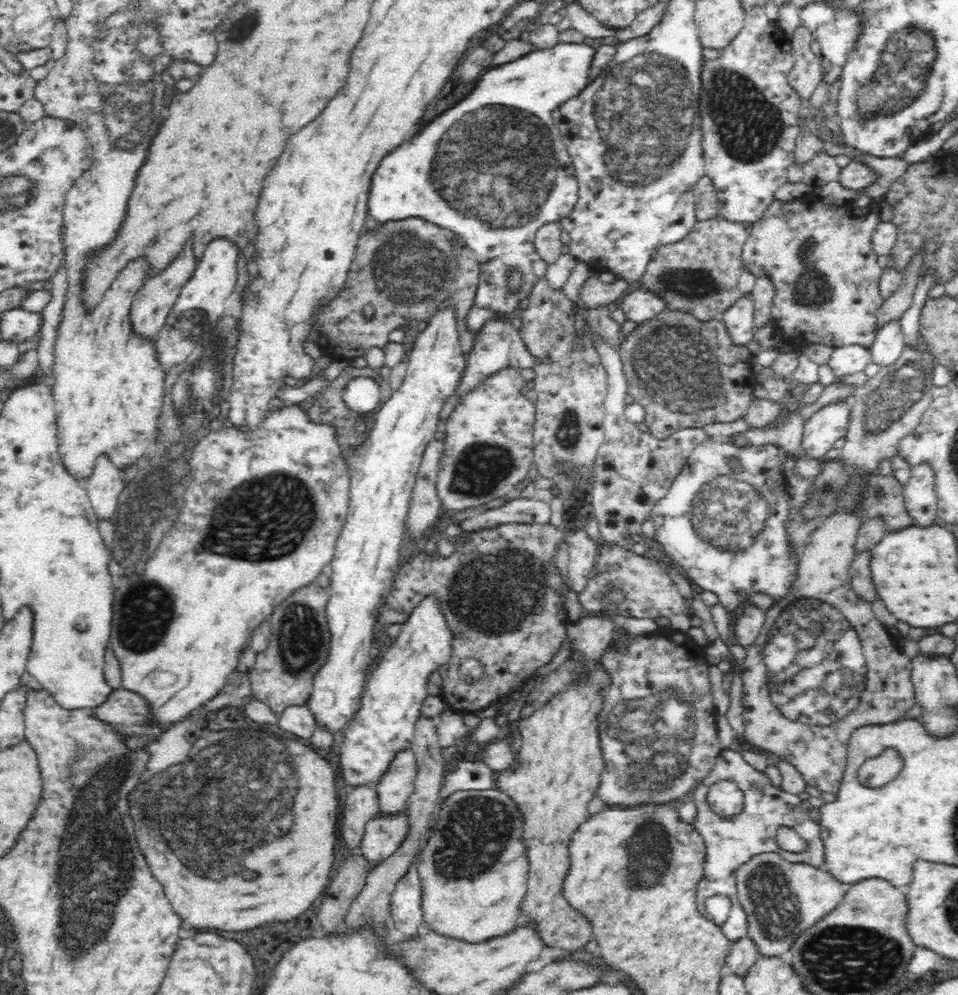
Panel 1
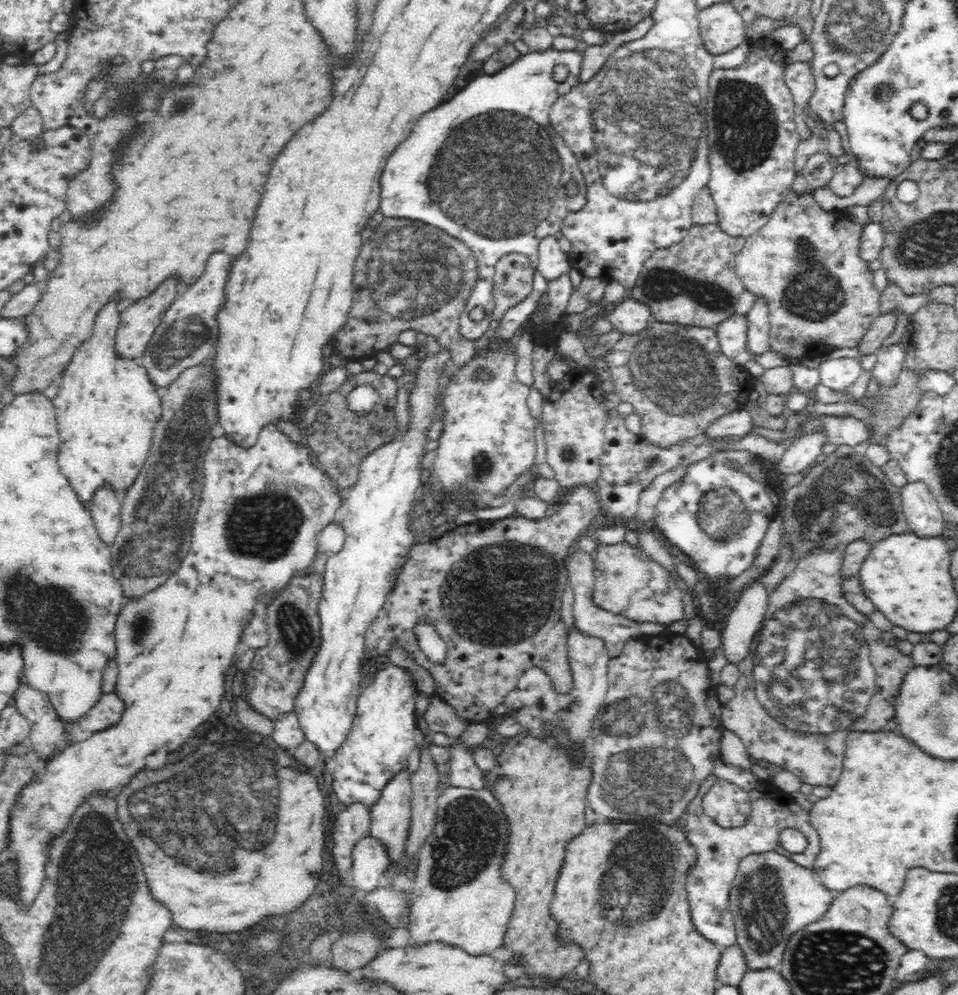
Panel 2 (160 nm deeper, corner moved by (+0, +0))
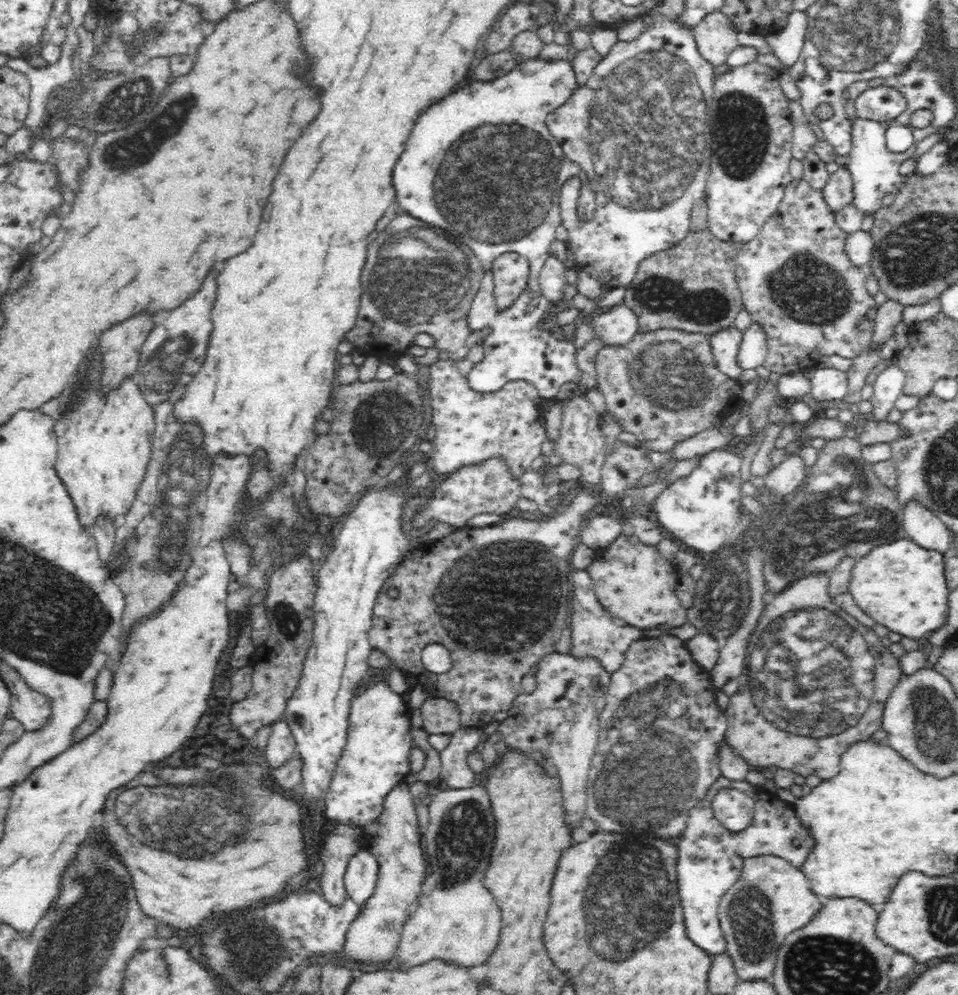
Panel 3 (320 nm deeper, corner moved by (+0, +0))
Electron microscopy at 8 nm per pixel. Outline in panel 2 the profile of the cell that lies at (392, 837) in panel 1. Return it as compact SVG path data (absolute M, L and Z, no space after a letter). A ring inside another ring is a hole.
M368 834L356 844L352 854L352 887L371 892L384 884L384 875L390 865L390 853L382 839Z

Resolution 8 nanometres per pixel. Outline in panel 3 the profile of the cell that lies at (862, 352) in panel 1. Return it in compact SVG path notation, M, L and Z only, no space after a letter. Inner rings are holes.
M815 368L811 394L819 402L843 399L848 394L848 373L838 368Z

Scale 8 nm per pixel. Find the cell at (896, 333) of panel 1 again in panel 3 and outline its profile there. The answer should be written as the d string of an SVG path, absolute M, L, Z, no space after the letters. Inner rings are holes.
M897 357L879 370L876 379L872 382L873 395L870 398L871 413L874 420L886 420L890 411L894 408L895 401L903 394L905 385L905 372L898 362Z

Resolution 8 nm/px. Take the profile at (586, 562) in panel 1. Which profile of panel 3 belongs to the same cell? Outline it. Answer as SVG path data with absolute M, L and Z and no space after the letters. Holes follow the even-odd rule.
M570 567L568 580L571 588L571 642L568 653L583 657L592 655L600 659L600 663L612 674L625 659L627 648L638 639L644 639L641 628L614 616L599 603L594 590L594 581L587 569Z

